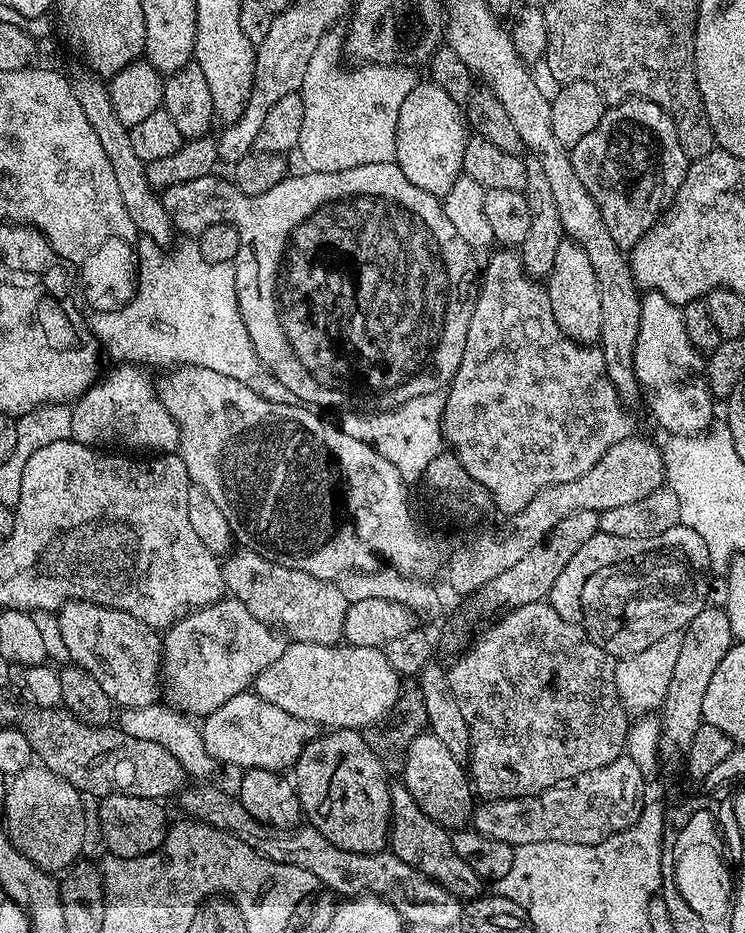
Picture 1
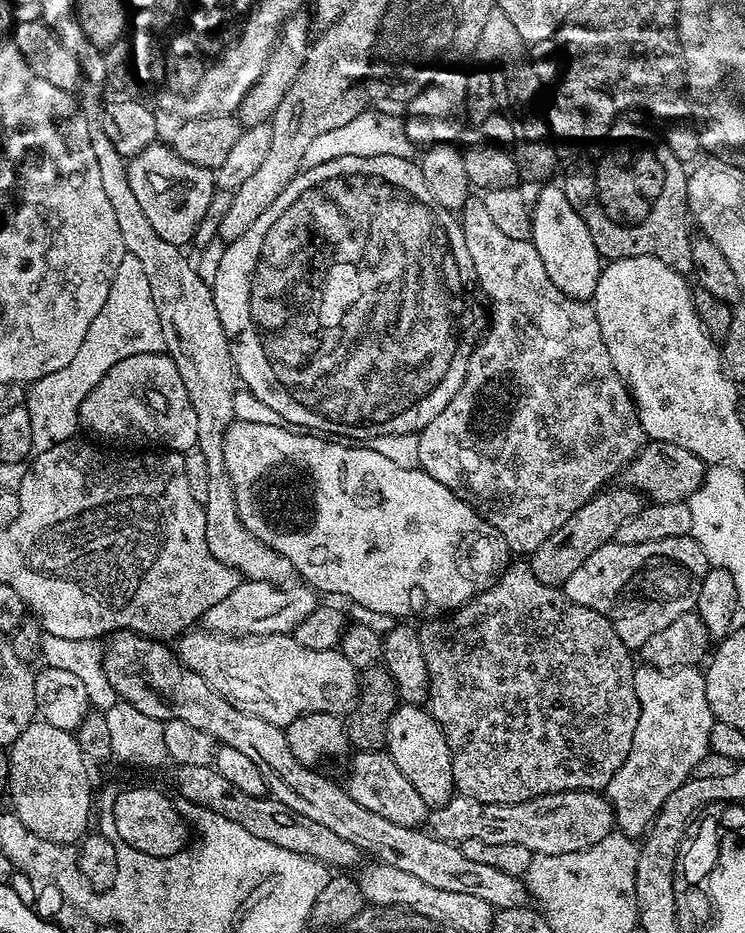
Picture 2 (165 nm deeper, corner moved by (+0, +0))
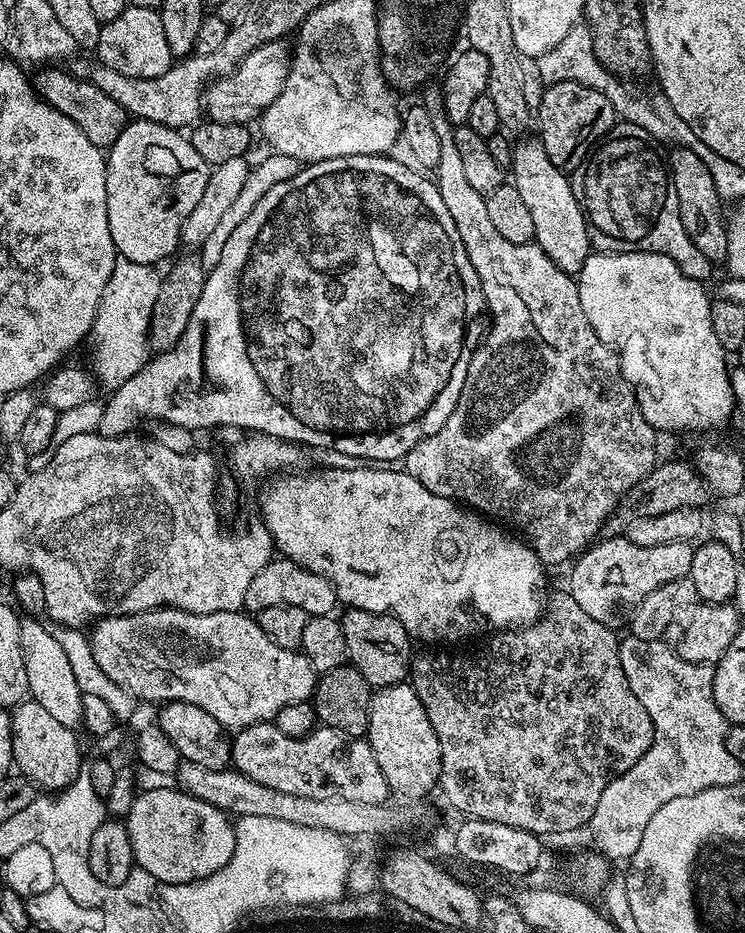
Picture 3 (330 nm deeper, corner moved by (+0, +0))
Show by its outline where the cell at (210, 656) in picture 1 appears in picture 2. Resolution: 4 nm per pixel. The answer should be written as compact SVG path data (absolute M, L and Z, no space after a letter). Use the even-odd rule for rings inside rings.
M241 579L240 584L234 586L234 590L230 590L230 594L226 594L226 598L222 598L222 602L218 602L215 606L210 606L210 610L206 610L202 621L203 627L213 634L222 636L291 634L298 626L298 622L302 622L302 618L307 618L309 614L314 614L314 610L318 607L317 593L313 591L311 587L296 587L297 586L281 586L279 584L271 584L270 582Z

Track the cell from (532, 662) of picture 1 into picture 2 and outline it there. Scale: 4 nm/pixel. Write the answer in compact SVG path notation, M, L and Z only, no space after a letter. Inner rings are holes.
M516 558L497 576L495 584L490 585L485 592L479 592L472 600L466 601L456 611L435 618L425 619L421 624L424 625L419 625L418 631L420 641L422 642L422 658L426 658L426 670L428 671L428 702L426 707L438 722L438 726L446 738L446 746L450 746L454 782L456 783L456 792L459 795L466 798L476 798L482 803L512 804L526 802L528 799L538 798L539 796L552 795L555 792L590 791L599 793L601 790L607 789L610 778L614 778L618 766L622 766L622 762L626 762L626 754L630 754L630 742L634 742L634 730L638 730L638 714L640 713L638 694L634 694L634 674L636 673L636 668L634 663L632 664L633 653L628 645L622 642L622 638L618 638L612 621L606 619L602 614L598 614L598 610L590 610L590 606L578 606L578 602L570 602L570 598L560 588L546 586L546 582L538 582L538 578L534 578L534 570L531 563L527 559Z

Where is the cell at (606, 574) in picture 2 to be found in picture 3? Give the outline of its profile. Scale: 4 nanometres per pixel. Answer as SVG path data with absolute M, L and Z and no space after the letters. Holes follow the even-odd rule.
M604 538L580 553L571 565L572 577L566 588L590 618L616 630L623 620L625 623L631 617L633 610L649 594L649 589L656 587L657 581L667 581L673 576L680 579L682 572L690 570L692 549L689 542L670 542L651 548L638 546L626 538Z

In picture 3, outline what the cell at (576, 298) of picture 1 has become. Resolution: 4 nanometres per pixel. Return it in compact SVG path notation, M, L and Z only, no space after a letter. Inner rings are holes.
M539 139L521 140L524 141L517 143L512 149L510 180L516 185L518 194L522 194L532 215L536 235L534 243L543 250L546 258L550 258L550 262L554 262L554 266L558 266L558 270L578 274L590 254L590 241L588 223L580 209L578 198L574 198L569 173L550 162L550 154L546 154Z

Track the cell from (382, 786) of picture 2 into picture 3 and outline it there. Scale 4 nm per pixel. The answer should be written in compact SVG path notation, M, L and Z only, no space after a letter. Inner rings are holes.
M274 722L246 724L231 737L231 767L246 778L306 798L346 798L350 802L383 804L390 789L367 739L348 736L336 728L317 726L306 736L282 734Z

